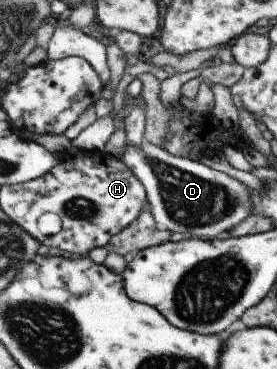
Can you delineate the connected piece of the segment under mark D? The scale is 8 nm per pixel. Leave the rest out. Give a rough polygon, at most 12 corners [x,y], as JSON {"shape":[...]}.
{"shape":[[145,140],[119,157],[158,230],[210,240],[249,189]]}

